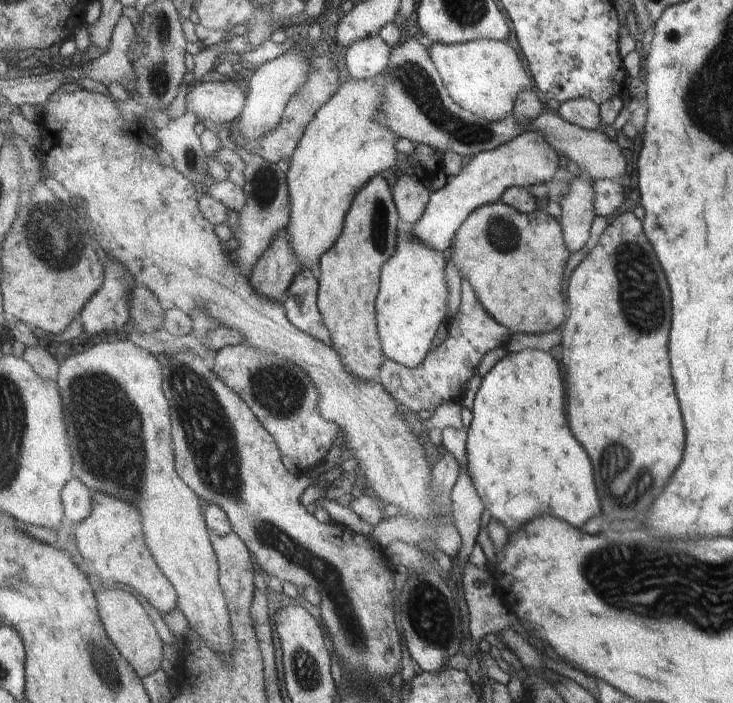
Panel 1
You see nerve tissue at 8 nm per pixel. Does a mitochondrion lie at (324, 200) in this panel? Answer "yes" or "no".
no

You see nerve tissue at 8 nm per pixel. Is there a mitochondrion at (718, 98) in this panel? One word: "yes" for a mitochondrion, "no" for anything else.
yes

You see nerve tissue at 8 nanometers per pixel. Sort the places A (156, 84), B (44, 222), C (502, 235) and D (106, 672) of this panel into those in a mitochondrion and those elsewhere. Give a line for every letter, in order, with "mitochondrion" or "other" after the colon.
A: mitochondrion
B: mitochondrion
C: mitochondrion
D: mitochondrion

